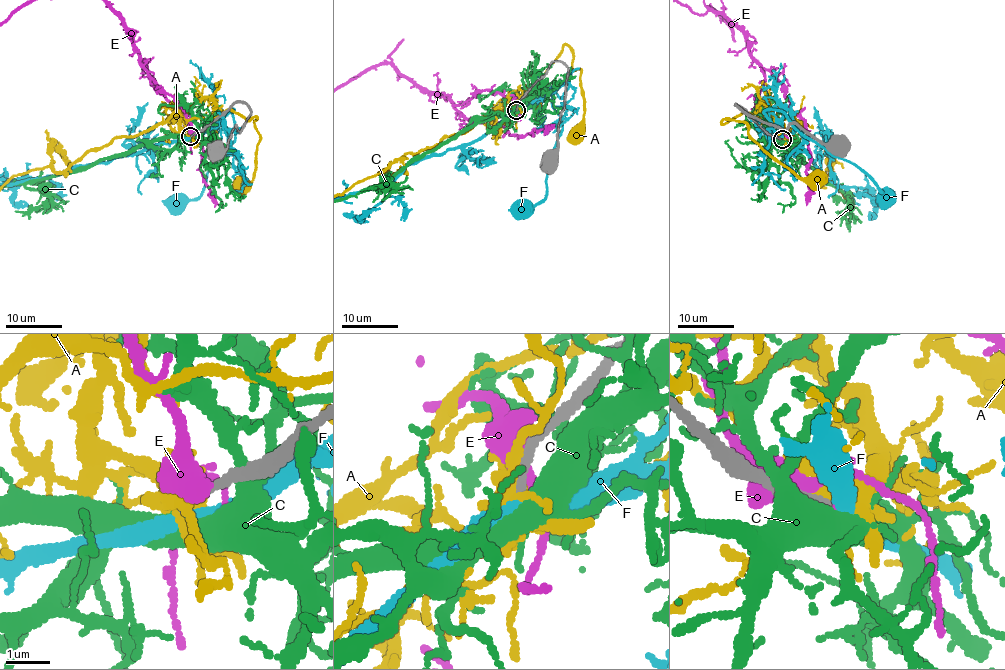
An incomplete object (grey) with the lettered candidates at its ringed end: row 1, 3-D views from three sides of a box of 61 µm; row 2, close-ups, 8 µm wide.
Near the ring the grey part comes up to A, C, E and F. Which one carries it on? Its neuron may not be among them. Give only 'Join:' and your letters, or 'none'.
Join: C

